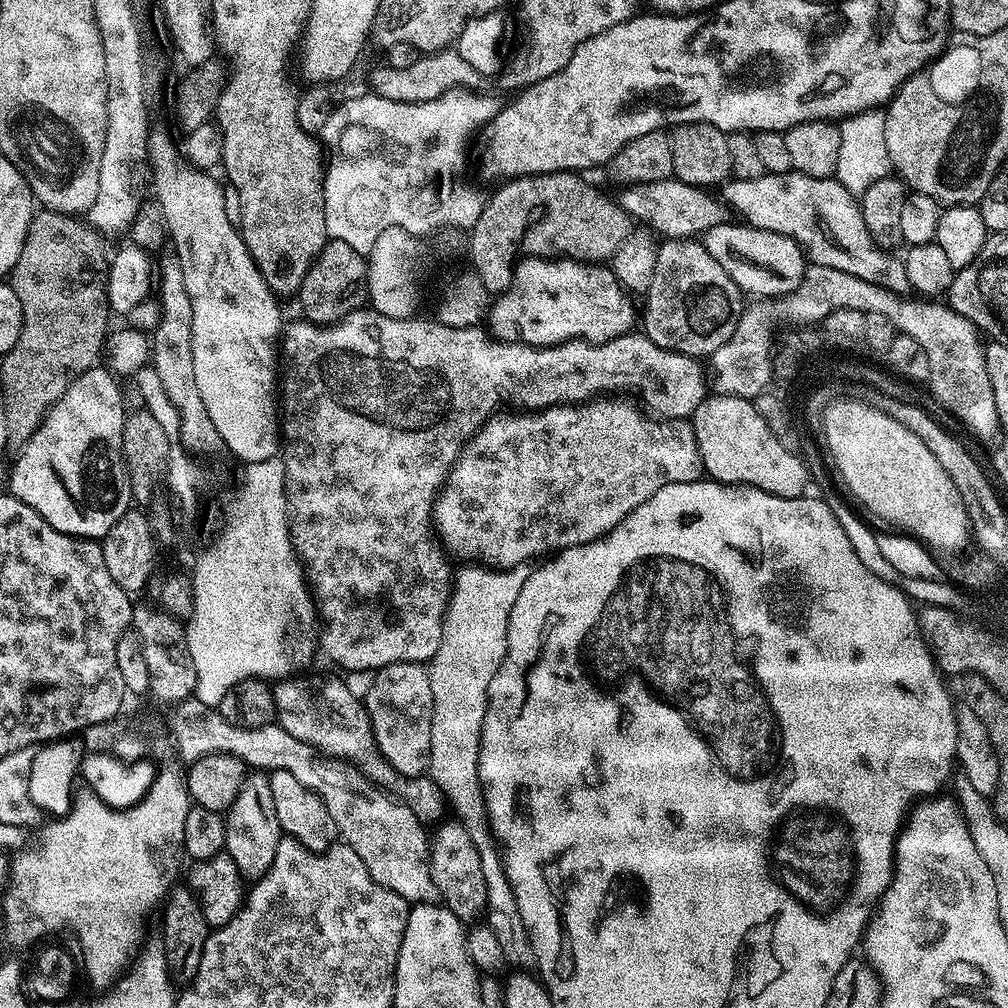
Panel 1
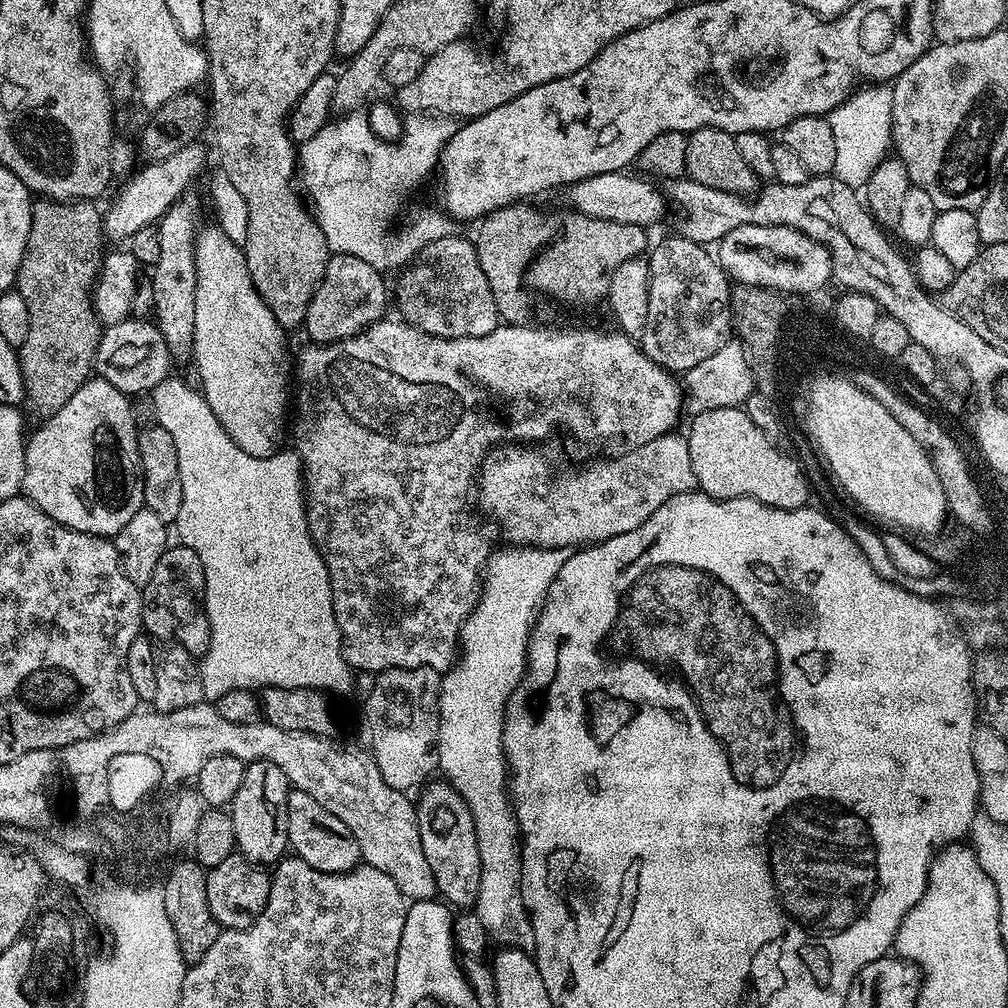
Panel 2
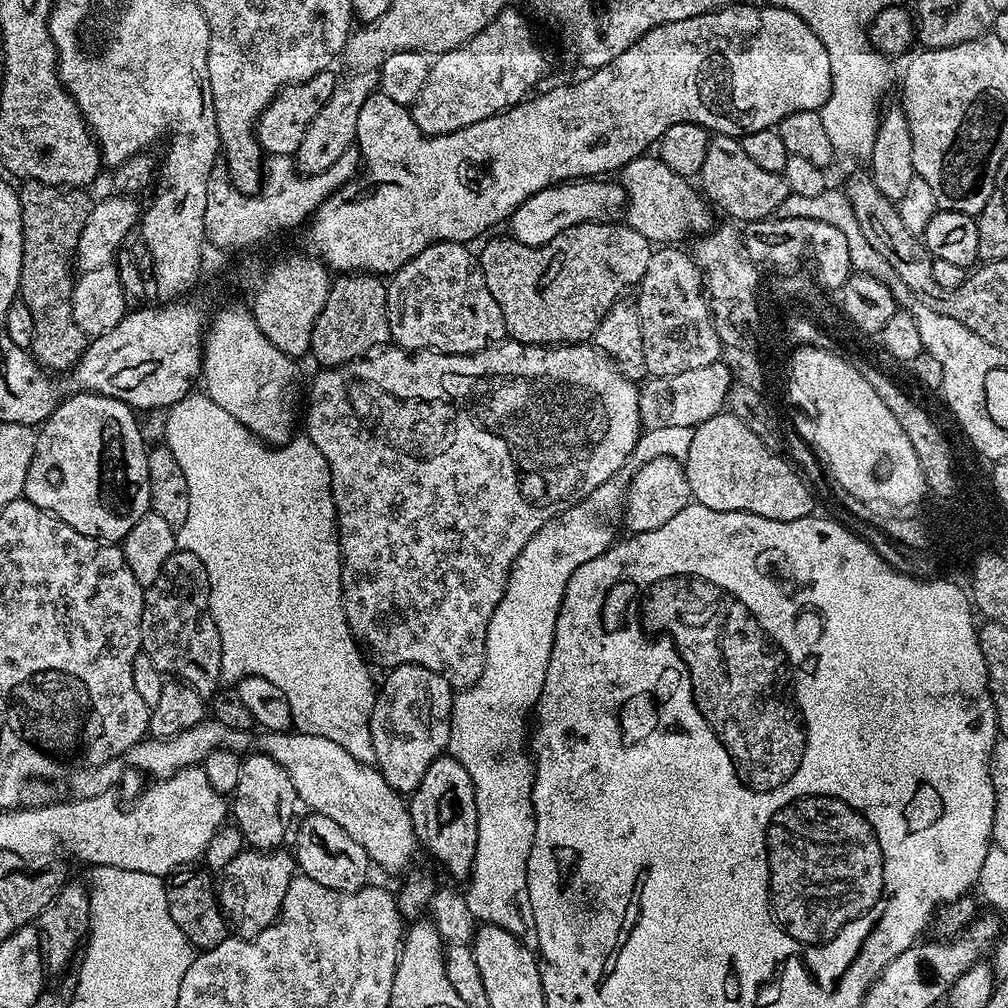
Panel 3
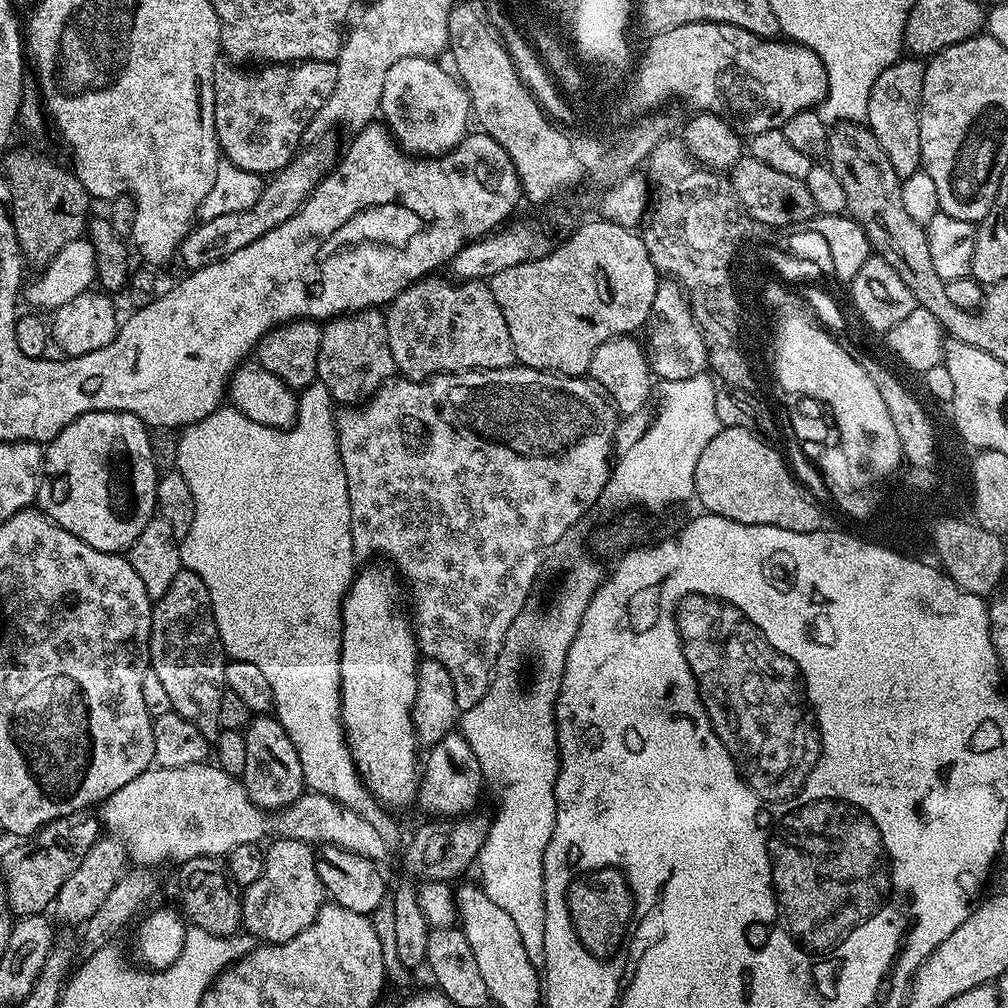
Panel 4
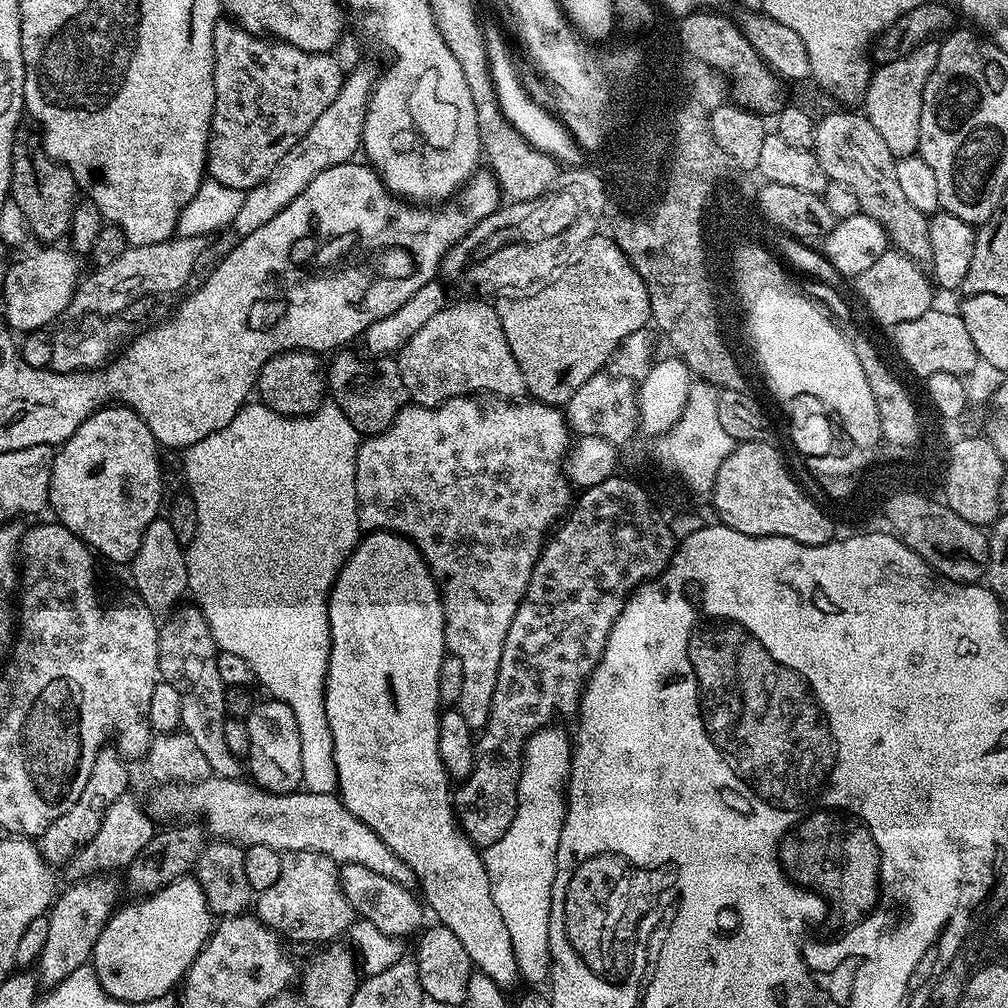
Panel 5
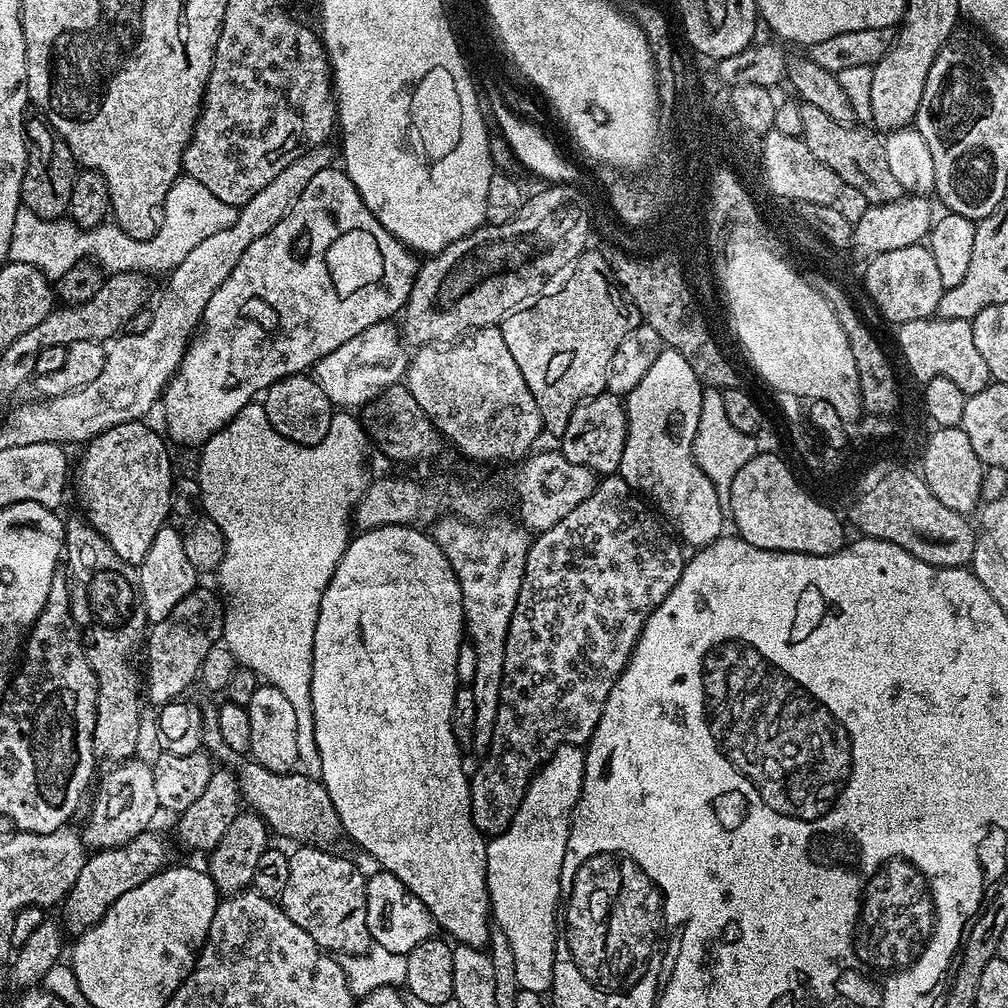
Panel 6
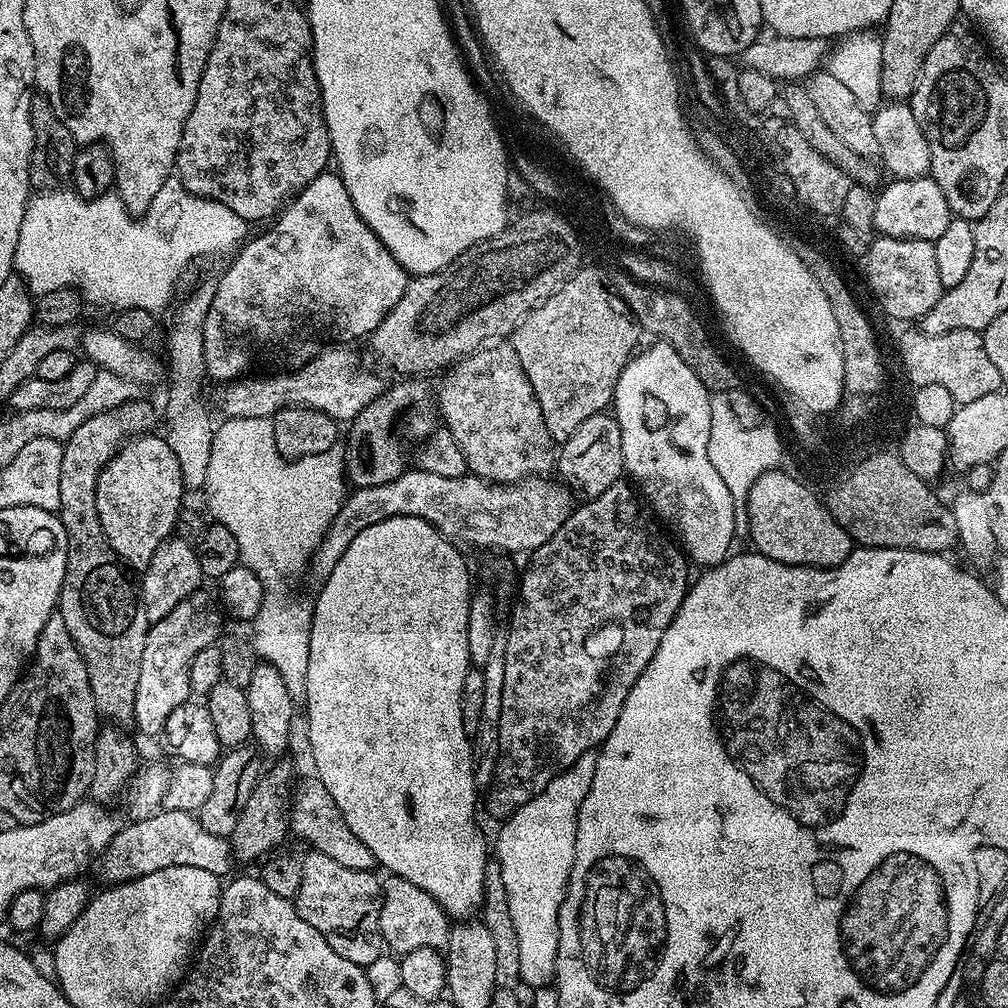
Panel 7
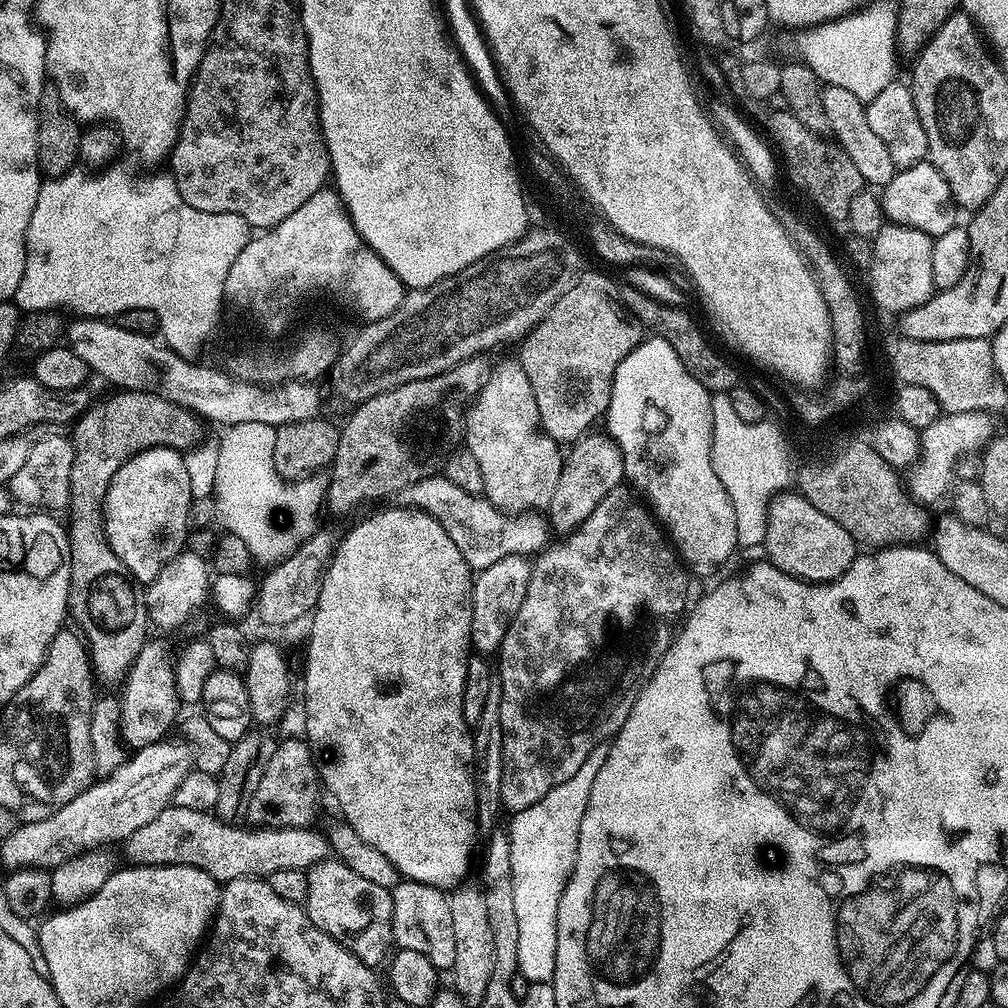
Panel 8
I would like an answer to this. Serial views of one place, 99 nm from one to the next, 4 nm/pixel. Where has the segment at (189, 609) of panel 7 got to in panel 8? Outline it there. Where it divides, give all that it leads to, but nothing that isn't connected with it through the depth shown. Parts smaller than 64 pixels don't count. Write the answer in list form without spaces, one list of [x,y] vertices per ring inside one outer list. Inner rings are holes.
[[[145,642],[138,658],[128,667],[122,681],[124,689],[118,692],[120,701],[120,739],[129,749],[145,748],[165,739],[176,720],[176,711],[182,708],[176,694],[174,664],[163,648]]]

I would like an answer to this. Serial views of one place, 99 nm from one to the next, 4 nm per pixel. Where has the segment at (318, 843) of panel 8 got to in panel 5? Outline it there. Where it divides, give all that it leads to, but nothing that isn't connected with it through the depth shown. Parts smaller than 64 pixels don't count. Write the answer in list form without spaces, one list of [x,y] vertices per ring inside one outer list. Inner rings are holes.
[[[101,874],[69,883],[69,888],[65,892],[63,889],[53,900],[47,913],[46,946],[42,946],[38,961],[38,980],[45,989],[56,987],[70,978],[74,970],[91,961],[94,946],[117,907],[116,898],[122,894],[121,885],[112,879],[111,875]]]

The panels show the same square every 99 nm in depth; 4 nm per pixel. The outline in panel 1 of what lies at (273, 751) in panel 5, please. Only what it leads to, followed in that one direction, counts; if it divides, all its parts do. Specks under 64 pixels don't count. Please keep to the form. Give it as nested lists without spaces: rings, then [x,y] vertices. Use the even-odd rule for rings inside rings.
[[[253,771],[245,779],[244,788],[238,798],[228,807],[224,825],[224,847],[230,858],[234,858],[241,877],[248,882],[261,880],[274,862],[274,854],[278,850],[278,842],[282,835],[278,814],[274,810],[274,793],[271,792],[268,776],[263,771]]]

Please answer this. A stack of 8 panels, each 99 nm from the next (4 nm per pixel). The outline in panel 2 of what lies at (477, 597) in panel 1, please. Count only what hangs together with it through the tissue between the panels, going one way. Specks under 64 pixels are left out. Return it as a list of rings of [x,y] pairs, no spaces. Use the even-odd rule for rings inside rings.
[[[508,546],[505,549],[505,552],[500,552],[497,556],[495,553],[486,565],[486,571],[482,576],[482,591],[479,593],[476,606],[460,627],[458,659],[443,673],[440,682],[436,762],[439,771],[444,771],[443,779],[462,794],[474,818],[478,854],[482,858],[482,878],[474,905],[476,916],[482,918],[482,926],[486,926],[489,937],[495,943],[497,940],[497,945],[519,948],[522,952],[531,953],[536,943],[520,889],[520,829],[516,827],[516,815],[512,813],[508,762],[504,758],[504,711],[509,696],[523,681],[528,667],[528,635],[532,633],[532,627],[540,615],[540,607],[548,597],[548,591],[558,570],[564,565],[566,552],[562,548],[531,546]]]

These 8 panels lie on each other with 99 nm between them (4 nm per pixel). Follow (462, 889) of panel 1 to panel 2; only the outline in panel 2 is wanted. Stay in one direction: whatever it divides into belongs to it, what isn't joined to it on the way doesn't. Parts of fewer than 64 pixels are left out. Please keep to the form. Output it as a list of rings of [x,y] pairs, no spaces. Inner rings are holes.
[[[447,782],[439,783],[423,785],[420,800],[415,801],[418,838],[422,838],[422,854],[426,854],[426,862],[430,862],[439,899],[453,909],[468,910],[475,905],[482,878],[474,818],[462,794]]]

